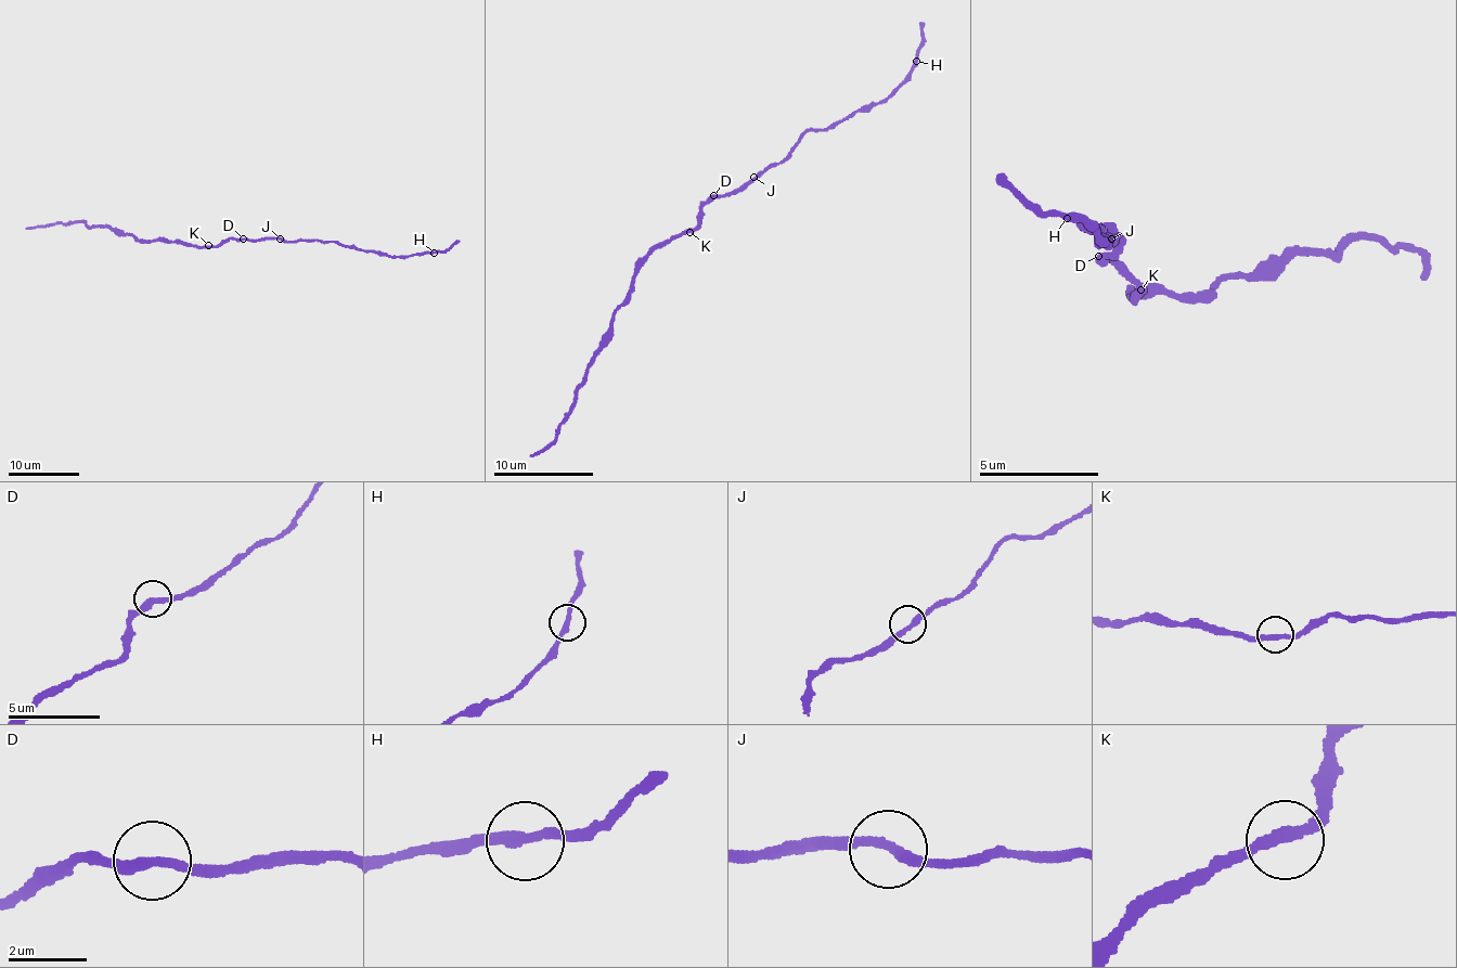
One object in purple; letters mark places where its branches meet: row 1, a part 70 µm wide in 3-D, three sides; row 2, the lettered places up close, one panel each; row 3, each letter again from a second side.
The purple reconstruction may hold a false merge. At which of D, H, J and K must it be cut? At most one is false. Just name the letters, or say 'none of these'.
none of these

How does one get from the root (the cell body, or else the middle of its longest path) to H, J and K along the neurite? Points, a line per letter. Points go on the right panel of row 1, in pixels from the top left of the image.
H: (1109, 261), (1123, 234), (1114, 242), (1084, 226), (1106, 228), (1097, 242), (1108, 245), (1065, 219)
J: (1109, 261), (1104, 256), (1124, 248), (1114, 234), (1111, 239)
K: (1109, 261), (1129, 266), (1134, 286), (1140, 289)

